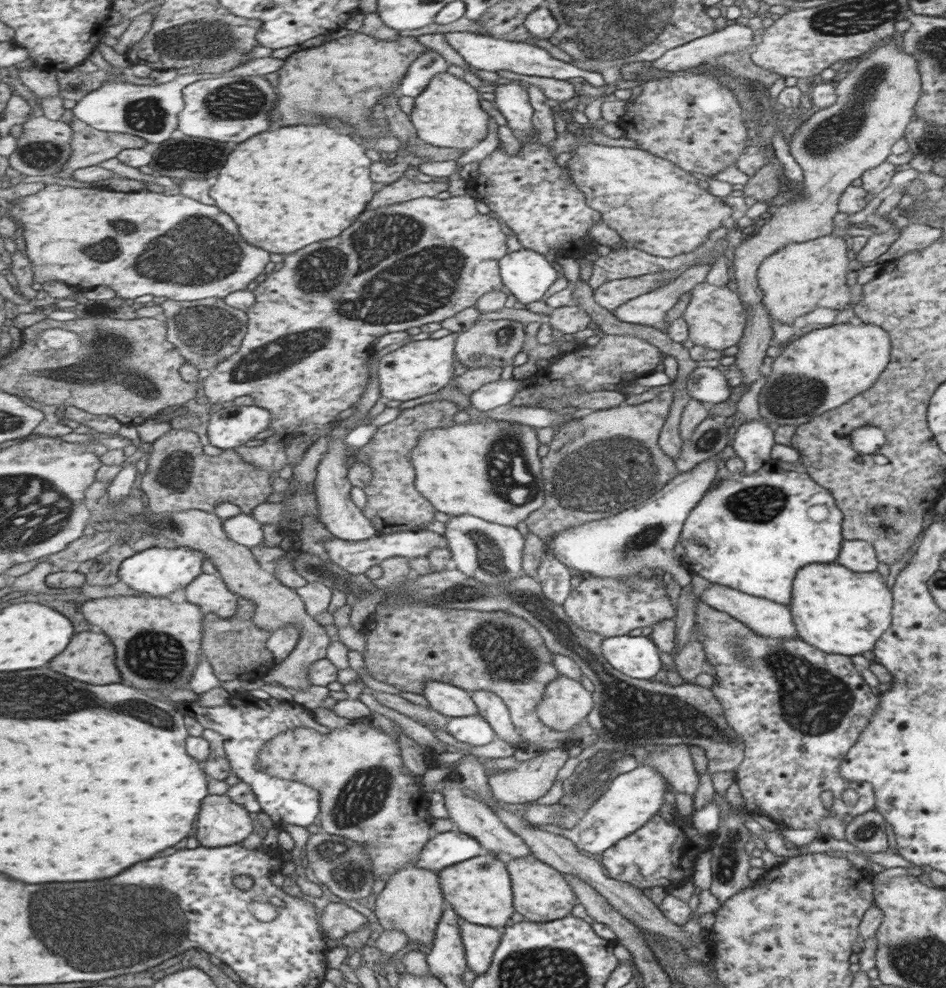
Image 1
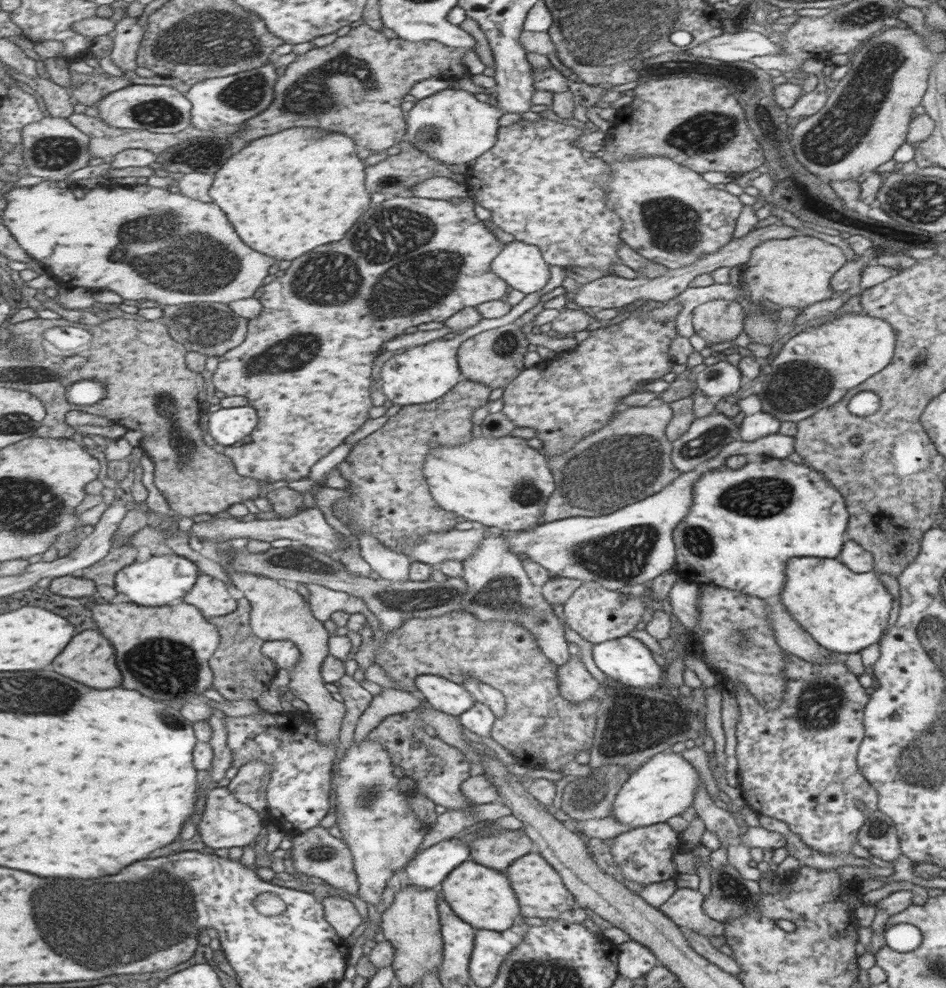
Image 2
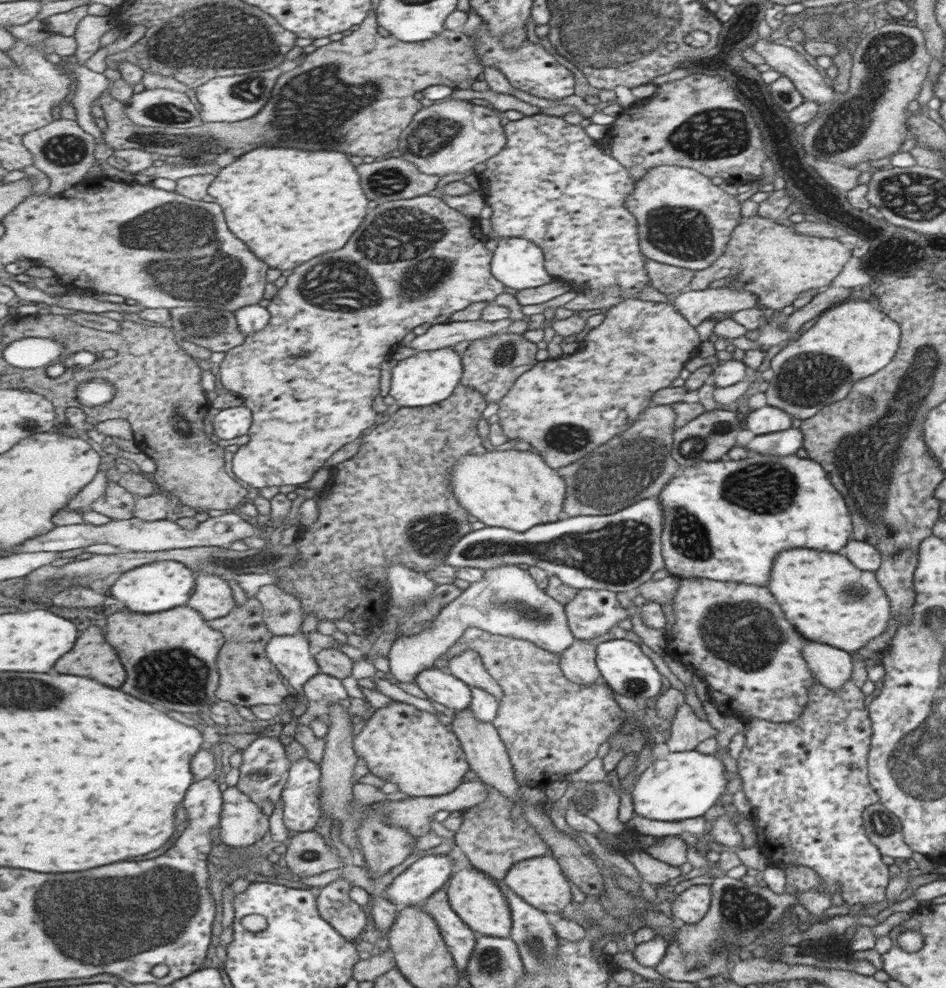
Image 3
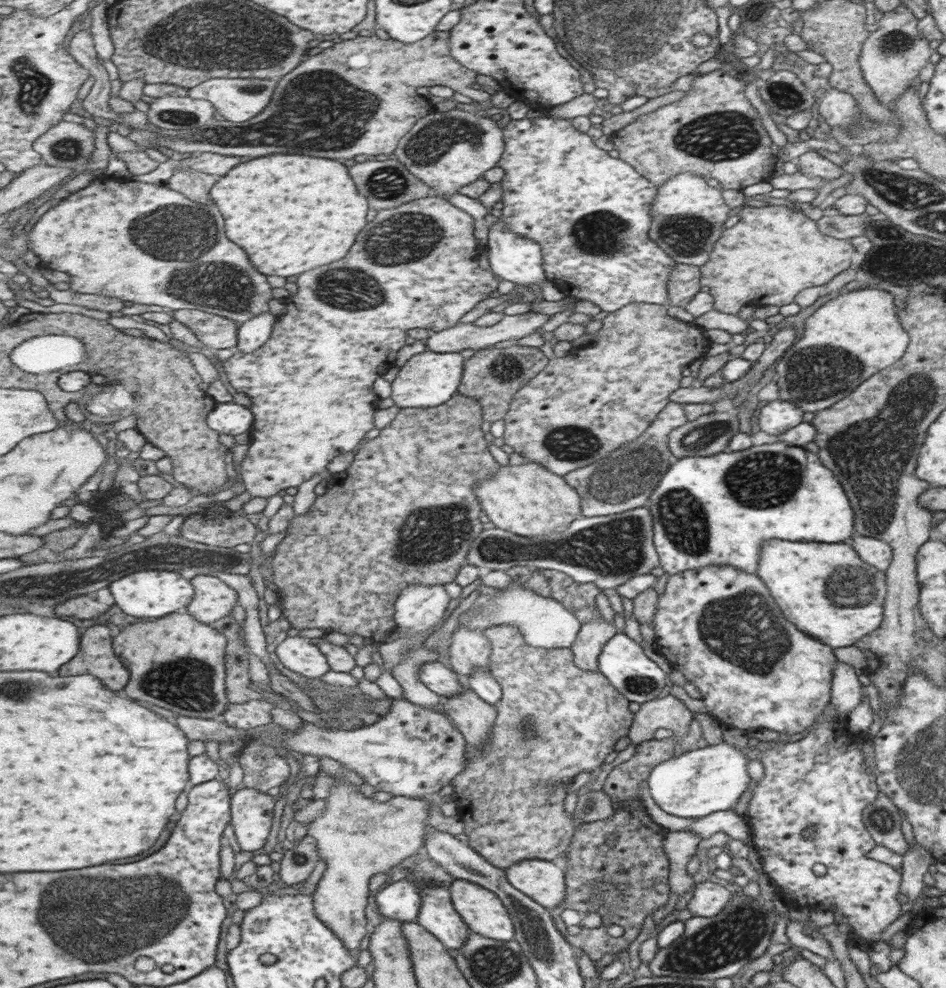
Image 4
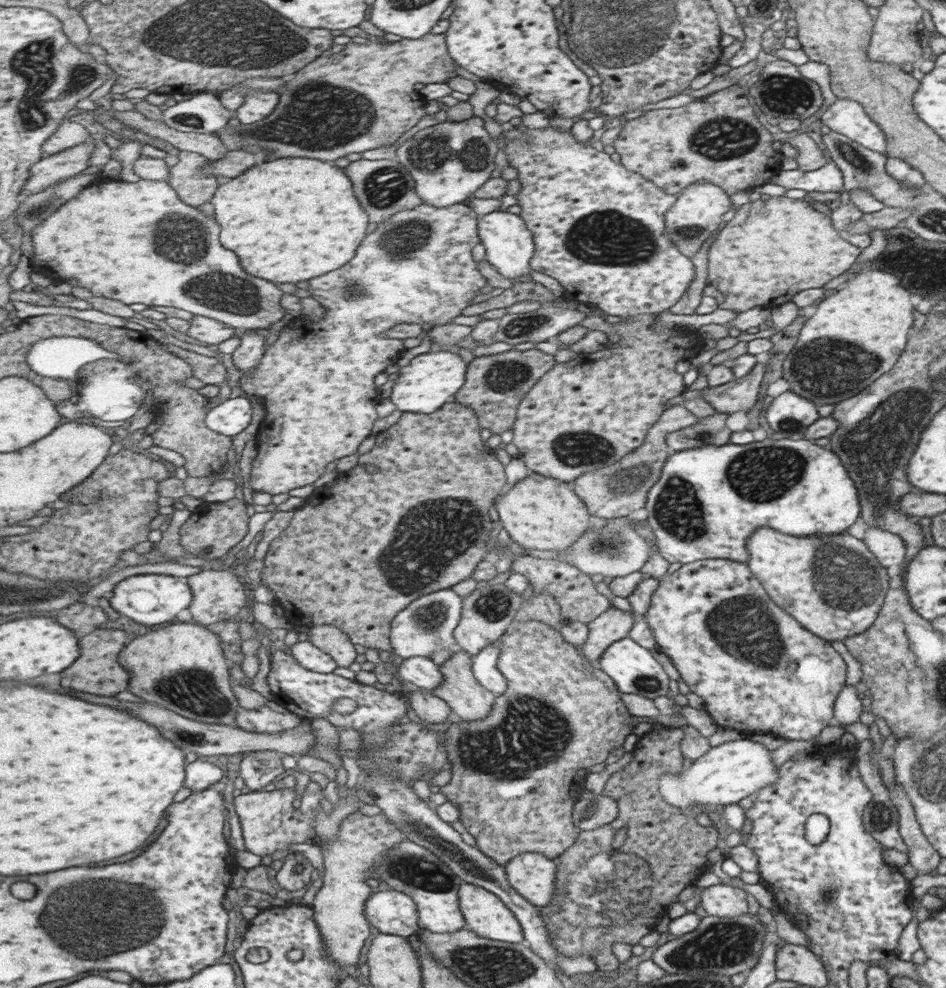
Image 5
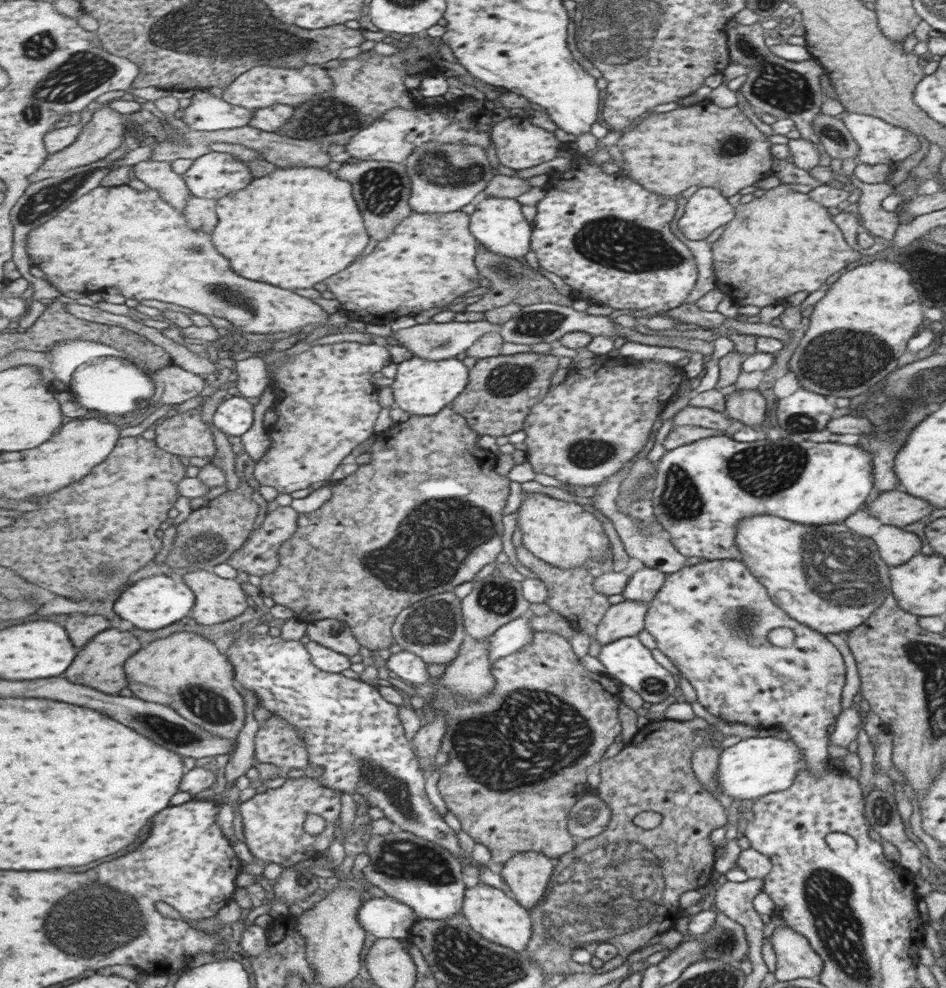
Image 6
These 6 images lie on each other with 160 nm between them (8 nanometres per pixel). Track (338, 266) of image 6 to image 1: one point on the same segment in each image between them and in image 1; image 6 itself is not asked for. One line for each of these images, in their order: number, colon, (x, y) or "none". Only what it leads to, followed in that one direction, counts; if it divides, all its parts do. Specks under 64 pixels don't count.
1: (288, 188)
2: (288, 193)
3: (291, 205)
4: (293, 213)
5: (292, 219)

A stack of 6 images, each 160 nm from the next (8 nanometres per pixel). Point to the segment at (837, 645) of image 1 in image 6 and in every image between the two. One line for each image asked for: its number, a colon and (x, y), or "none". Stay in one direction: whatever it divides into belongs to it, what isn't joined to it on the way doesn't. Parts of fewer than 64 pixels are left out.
2: (844, 611)
3: (830, 601)
4: (815, 585)
5: (834, 587)
6: (785, 557)

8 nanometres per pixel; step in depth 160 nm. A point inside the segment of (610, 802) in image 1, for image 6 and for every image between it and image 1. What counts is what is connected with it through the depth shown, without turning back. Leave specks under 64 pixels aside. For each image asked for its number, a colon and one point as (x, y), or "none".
2: (664, 785)
3: (679, 785)
4: (691, 784)
5: (727, 772)
6: (751, 768)

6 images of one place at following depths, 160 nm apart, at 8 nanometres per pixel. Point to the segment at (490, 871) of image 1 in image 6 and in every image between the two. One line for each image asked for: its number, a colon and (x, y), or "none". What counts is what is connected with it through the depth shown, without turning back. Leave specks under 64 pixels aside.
2: (481, 896)
3: (473, 896)
4: (485, 914)
5: (486, 915)
6: (497, 917)

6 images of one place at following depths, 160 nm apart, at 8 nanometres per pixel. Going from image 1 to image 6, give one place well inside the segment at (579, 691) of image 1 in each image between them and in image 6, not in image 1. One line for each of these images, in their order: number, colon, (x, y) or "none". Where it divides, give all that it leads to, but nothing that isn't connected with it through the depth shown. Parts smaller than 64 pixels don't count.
2: (576, 684)
3: (577, 663)
4: (593, 635)
5: (613, 624)
6: (626, 618)

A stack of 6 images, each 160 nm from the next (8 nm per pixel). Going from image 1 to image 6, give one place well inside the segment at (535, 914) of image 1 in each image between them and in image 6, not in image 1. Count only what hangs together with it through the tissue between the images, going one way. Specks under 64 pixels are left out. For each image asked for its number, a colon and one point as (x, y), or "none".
2: (541, 893)
3: (538, 881)
4: (540, 880)
5: (531, 874)
6: (526, 874)

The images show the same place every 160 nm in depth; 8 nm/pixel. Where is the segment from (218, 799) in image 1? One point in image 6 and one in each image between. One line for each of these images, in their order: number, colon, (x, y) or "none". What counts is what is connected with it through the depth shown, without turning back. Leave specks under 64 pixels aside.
2: (227, 822)
3: (243, 823)
4: (252, 811)
5: (269, 820)
6: (273, 821)

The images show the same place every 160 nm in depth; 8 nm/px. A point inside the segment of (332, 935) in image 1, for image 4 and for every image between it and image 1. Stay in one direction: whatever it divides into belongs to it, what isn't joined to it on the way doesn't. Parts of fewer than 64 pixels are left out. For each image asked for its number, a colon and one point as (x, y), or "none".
2: (344, 916)
3: (334, 904)
4: (358, 837)

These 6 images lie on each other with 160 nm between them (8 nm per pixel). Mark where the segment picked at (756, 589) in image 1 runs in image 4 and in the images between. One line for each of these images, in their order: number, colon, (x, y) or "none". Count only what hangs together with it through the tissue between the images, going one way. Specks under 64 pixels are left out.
2: (719, 542)
3: (707, 533)
4: (716, 510)

